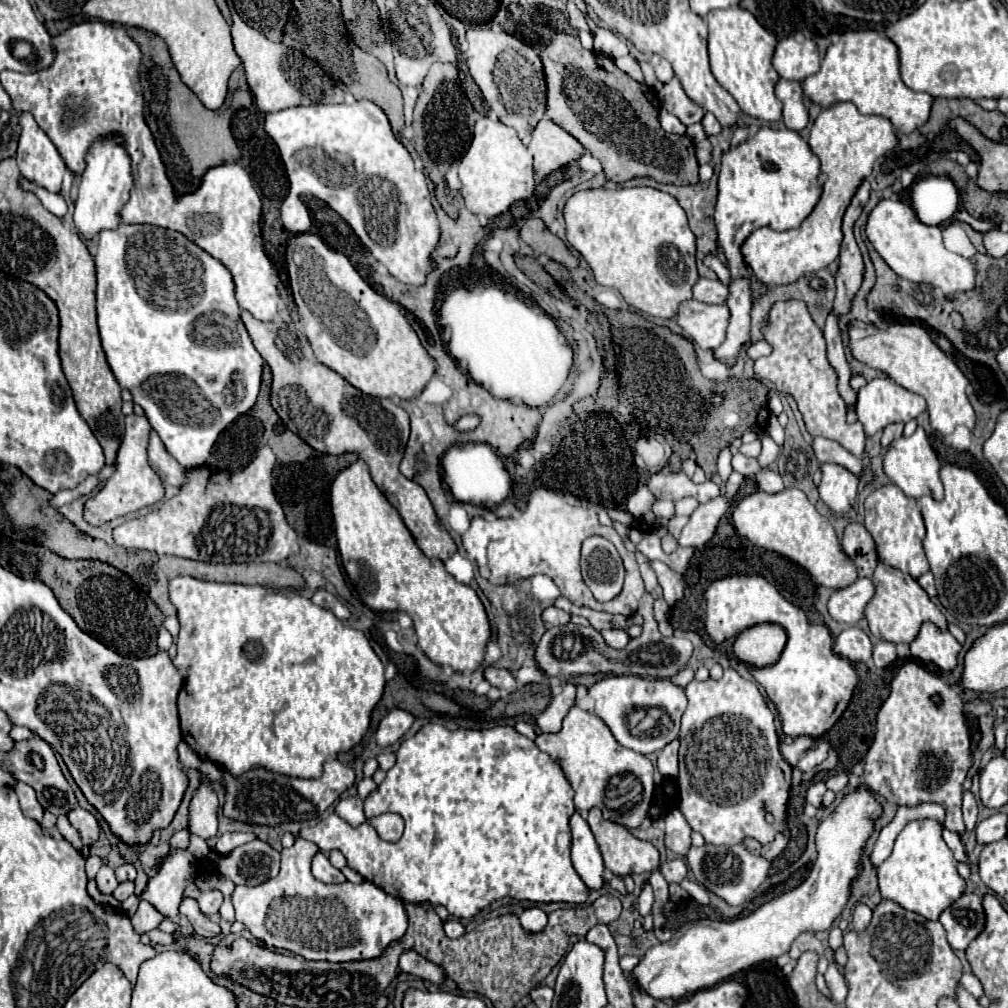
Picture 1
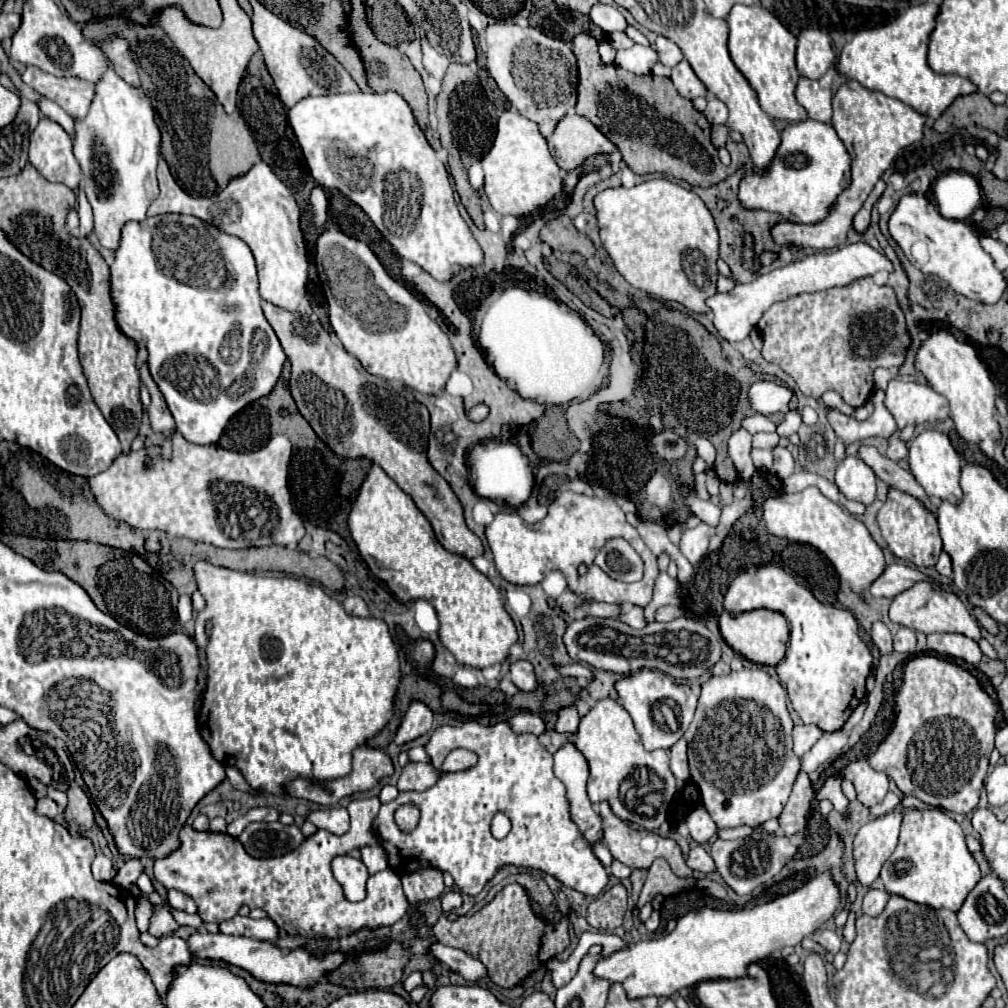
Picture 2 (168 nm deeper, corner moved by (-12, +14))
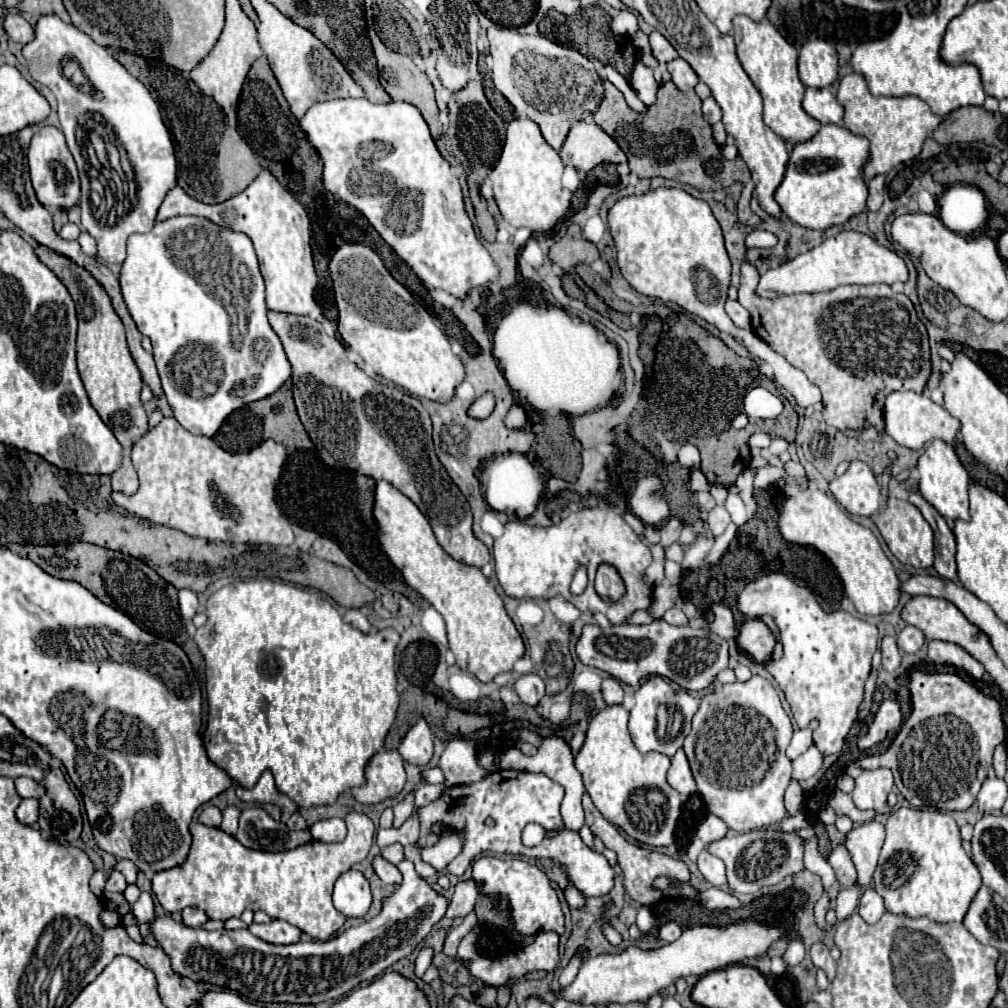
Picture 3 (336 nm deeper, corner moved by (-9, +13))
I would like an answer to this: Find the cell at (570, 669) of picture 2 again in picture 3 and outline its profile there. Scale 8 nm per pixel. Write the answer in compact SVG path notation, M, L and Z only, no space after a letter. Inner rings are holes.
M615 678L603 680L603 698L605 698L605 702L609 706L623 702L623 688L621 688L621 684Z

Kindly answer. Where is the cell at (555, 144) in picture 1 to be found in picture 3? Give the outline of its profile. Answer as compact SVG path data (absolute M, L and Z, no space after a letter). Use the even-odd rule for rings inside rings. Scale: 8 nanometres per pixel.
M585 120L573 124L573 128L569 130L569 136L561 148L561 160L567 164L564 185L575 192L580 185L575 168L589 172L603 162L611 164L627 162L627 156L619 148L619 144L597 126L595 120Z

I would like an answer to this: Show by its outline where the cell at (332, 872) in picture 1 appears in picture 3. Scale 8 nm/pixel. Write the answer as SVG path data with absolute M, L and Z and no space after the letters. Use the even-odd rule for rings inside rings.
M359 870L341 874L335 884L333 902L345 918L363 918L371 906L371 892L365 876Z

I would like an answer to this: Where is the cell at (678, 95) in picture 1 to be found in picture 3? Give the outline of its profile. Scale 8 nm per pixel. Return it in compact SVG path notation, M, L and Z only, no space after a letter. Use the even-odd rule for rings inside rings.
M675 58L667 64L667 70L675 82L675 86L681 90L681 92L687 92L687 90L693 90L695 84L699 82L695 70L683 60L683 58Z

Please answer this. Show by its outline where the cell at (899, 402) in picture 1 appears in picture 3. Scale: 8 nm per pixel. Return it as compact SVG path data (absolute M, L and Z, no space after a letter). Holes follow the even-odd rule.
M893 392L885 404L885 416L887 416L887 436L891 436L897 444L917 452L931 440L943 440L951 444L961 430L961 422L953 418L943 406L931 402L925 394L915 392Z

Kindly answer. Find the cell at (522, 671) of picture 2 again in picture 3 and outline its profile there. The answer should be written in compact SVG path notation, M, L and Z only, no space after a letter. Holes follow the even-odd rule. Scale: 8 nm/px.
M527 674L527 676L521 676L515 682L515 692L523 700L523 704L537 706L539 700L543 698L543 694L545 694L545 682L537 674Z

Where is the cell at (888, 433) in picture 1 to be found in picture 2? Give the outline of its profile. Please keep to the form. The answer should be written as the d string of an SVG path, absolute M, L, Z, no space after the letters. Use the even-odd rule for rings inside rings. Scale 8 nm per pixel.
M896 429L890 439L888 439L888 451L886 455L892 459L892 461L898 461L898 459L904 459L908 455L908 443L900 437L900 429Z

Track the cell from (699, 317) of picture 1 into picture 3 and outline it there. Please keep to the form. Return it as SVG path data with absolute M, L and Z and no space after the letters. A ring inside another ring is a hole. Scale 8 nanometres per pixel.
M837 232L835 236L829 236L819 244L817 248L799 254L797 258L789 260L787 264L781 264L777 268L767 270L761 276L761 282L757 286L757 294L763 298L777 298L783 294L795 294L795 292L829 292L843 284L895 284L905 282L909 278L907 264L901 256L897 256L893 250L881 246L875 238L861 232Z

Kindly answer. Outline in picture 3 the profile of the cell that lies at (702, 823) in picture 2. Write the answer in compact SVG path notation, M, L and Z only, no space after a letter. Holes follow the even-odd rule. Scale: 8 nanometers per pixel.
M707 816L707 818L699 824L699 828L697 828L697 836L699 836L705 844L711 844L711 842L723 838L727 832L729 832L727 824L725 824L721 818L717 818L717 816Z

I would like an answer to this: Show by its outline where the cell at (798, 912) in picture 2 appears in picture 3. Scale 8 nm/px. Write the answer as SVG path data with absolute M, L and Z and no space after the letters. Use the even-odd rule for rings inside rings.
M737 922L727 928L717 926L693 926L683 930L681 938L673 944L667 944L659 950L645 952L641 948L627 948L621 954L601 954L597 958L589 958L581 964L575 980L559 988L555 998L607 1006L607 1004L629 1004L629 1002L645 1002L653 994L659 994L669 984L673 984L679 976L703 976L705 972L719 970L743 960L757 956L759 952L767 952L773 942L781 938L781 930L777 926L765 926L759 922Z

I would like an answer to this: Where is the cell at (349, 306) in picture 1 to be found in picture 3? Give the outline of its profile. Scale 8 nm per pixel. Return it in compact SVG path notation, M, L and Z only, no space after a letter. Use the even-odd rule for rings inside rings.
M343 244L329 262L329 272L335 290L335 302L339 308L339 334L347 346L357 352L367 366L385 380L391 380L399 388L407 390L415 398L427 398L439 404L451 402L455 388L463 382L463 362L453 354L449 336L434 314L421 306L411 292L401 286L383 266L383 260L363 244Z

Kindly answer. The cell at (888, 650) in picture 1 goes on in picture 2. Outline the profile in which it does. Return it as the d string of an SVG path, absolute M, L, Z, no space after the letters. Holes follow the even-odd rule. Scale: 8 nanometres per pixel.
M900 627L894 635L894 651L914 655L916 653L916 633L908 627Z

